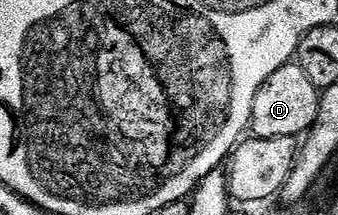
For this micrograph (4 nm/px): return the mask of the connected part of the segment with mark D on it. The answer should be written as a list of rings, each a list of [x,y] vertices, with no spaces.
[[[298,62],[281,66],[281,70],[269,74],[269,78],[253,98],[250,135],[257,140],[302,137],[315,125],[315,119],[319,113],[320,95],[320,89],[315,88],[313,82],[309,82],[305,70],[301,70]]]

